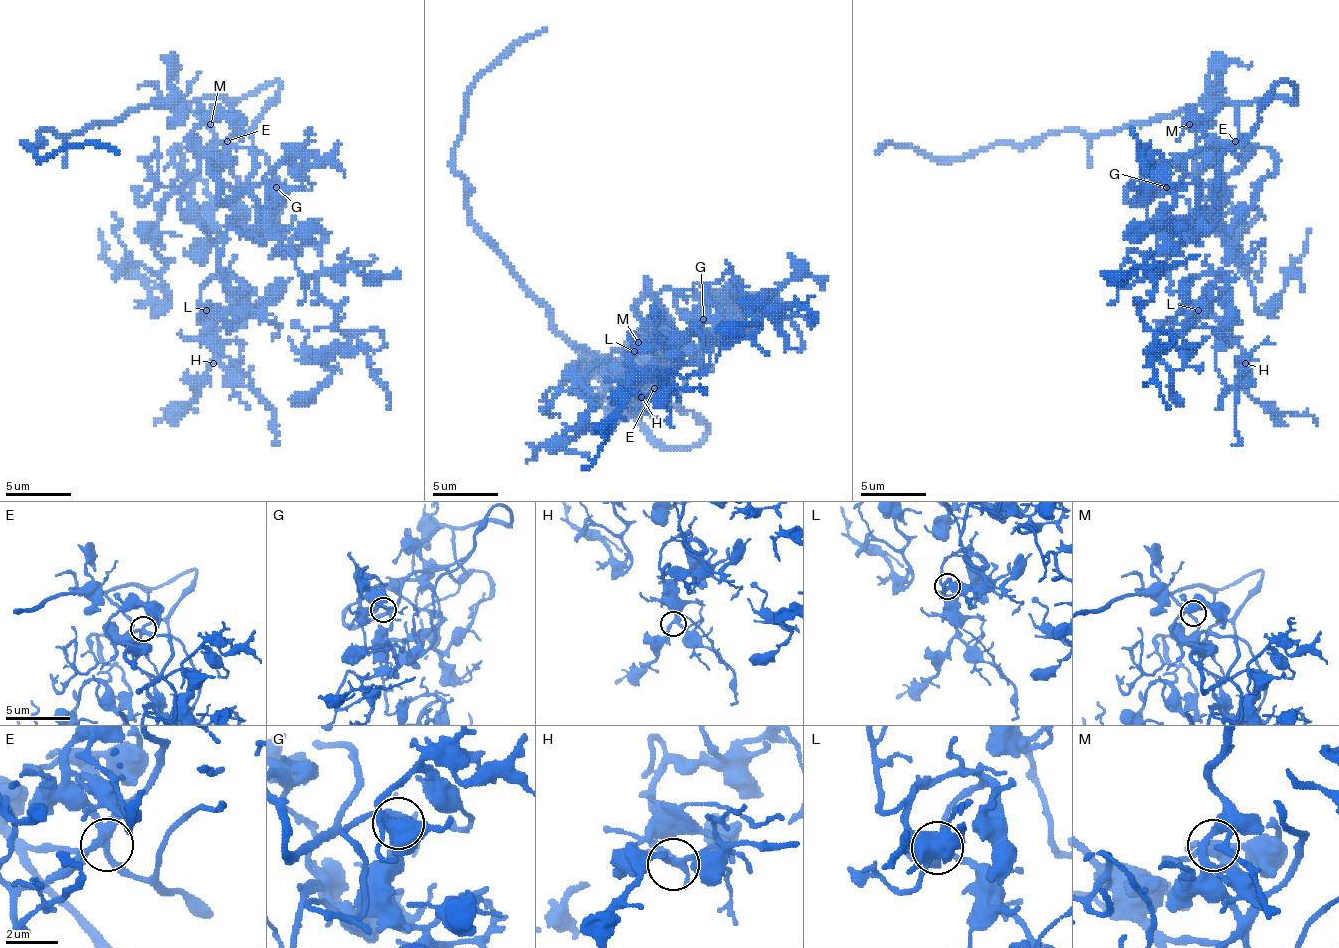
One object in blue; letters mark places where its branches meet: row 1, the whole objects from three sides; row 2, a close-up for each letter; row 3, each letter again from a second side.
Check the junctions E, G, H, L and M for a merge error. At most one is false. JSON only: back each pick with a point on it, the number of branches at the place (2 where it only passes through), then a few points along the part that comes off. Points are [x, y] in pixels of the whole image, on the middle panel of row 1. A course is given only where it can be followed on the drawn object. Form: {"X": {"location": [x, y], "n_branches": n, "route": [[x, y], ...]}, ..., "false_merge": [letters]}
{"false_merge": []}

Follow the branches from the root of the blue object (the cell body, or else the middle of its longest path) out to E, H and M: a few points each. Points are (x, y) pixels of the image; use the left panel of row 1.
E: (240, 187), (230, 164), (230, 151), (233, 147), (227, 141)
H: (240, 187), (240, 213), (223, 242), (220, 272), (246, 291), (236, 308), (204, 314), (213, 363)
M: (240, 187), (236, 177), (223, 164), (213, 157), (200, 157), (191, 147), (191, 134), (197, 128), (210, 124)

